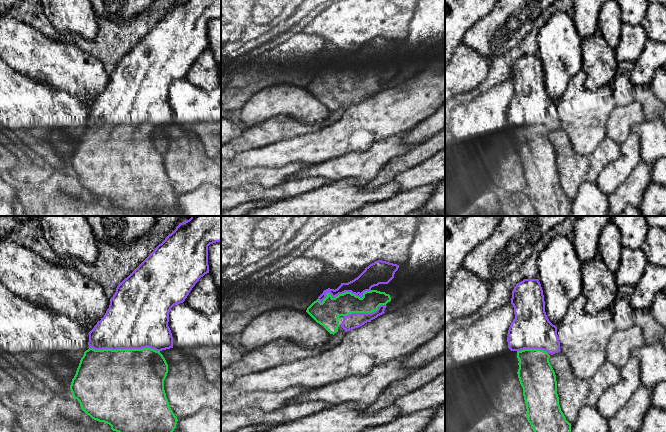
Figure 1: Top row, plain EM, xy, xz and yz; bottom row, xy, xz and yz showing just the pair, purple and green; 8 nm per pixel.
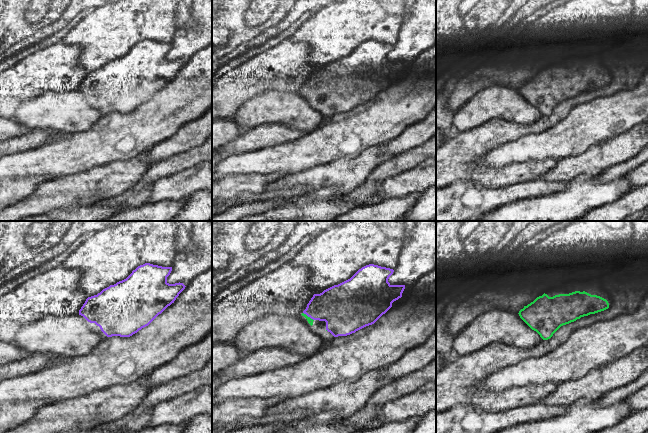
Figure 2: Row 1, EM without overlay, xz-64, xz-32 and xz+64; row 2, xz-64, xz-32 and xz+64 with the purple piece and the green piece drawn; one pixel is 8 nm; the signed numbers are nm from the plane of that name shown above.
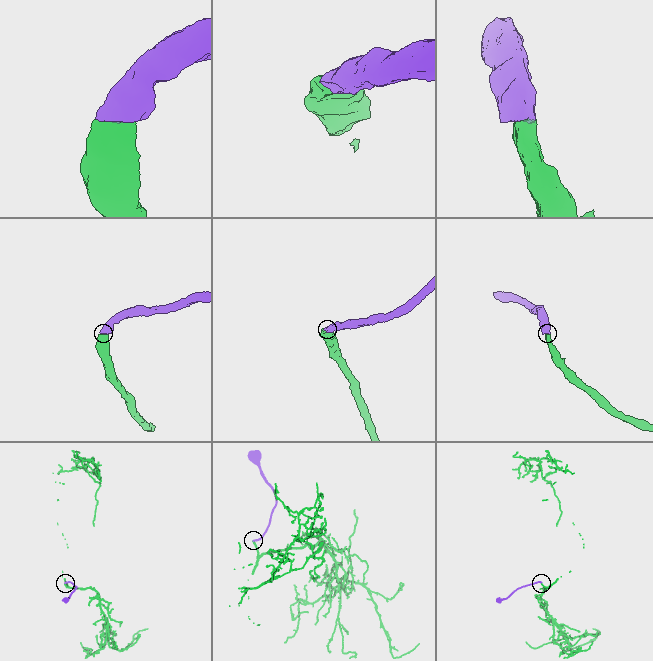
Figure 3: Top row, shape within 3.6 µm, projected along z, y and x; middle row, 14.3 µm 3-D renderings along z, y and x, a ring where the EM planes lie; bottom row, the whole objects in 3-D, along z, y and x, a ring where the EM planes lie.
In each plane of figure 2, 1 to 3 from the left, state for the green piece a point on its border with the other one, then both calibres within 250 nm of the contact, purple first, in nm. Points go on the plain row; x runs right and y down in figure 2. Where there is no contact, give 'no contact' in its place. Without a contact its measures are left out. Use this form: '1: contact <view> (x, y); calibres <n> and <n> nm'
1: no contact
2: contact xz-32 (308, 92); calibres 320 and 50 nm
3: no contact

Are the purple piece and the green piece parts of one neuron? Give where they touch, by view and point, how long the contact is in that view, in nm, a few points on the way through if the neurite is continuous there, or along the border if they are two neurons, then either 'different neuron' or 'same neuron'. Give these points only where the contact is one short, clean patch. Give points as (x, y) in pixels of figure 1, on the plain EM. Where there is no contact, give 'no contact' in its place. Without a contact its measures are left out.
contact xy (124, 124); length 550 nm; same neuron

